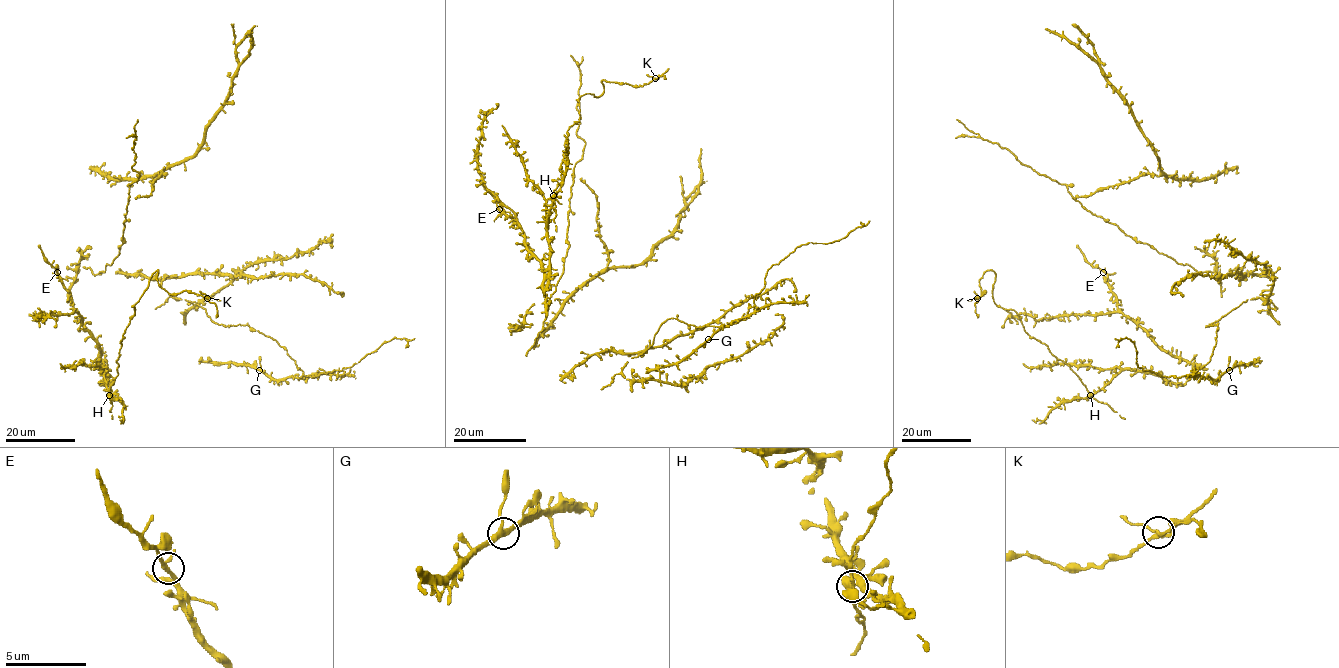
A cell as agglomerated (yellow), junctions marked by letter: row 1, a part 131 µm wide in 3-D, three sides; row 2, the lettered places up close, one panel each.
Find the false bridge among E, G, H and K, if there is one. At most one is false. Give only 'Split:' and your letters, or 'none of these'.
Split: K

